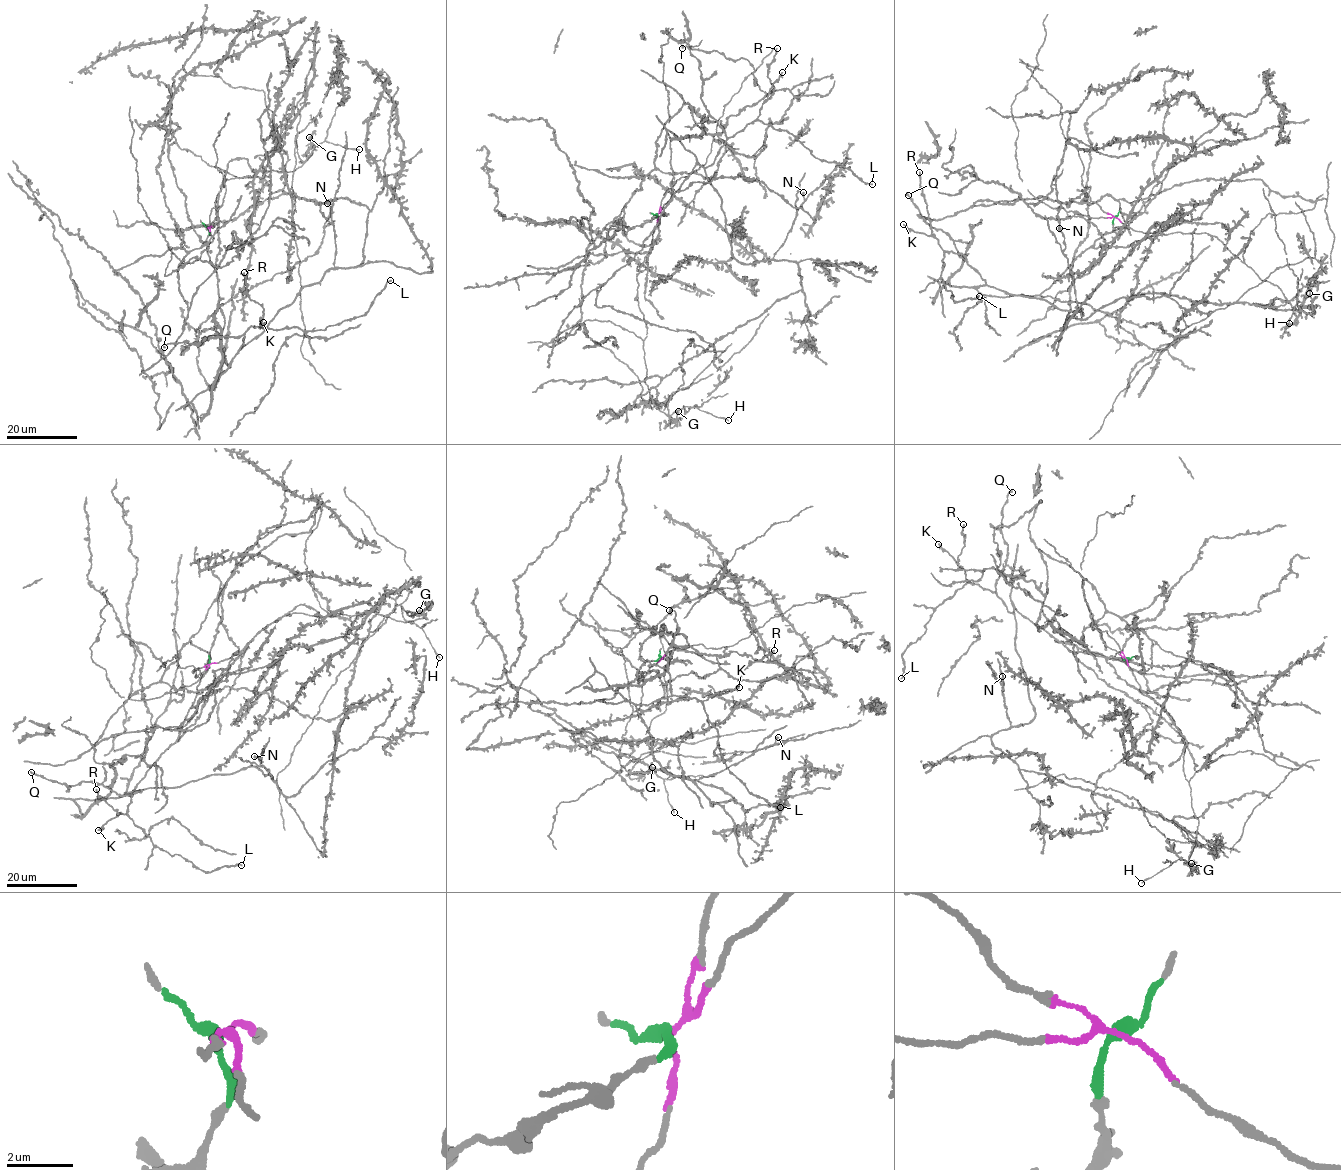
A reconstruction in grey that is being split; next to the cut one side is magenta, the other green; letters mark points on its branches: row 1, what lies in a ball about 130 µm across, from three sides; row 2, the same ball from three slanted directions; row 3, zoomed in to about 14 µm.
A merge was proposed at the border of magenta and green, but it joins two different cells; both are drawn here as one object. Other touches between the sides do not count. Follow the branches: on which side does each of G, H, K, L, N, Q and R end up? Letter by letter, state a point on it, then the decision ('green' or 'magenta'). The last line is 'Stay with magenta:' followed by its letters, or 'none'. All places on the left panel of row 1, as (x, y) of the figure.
G: (309, 137) | magenta
H: (359, 149) | magenta
K: (263, 322) | green
L: (390, 280) | green
N: (327, 203) | green
Q: (164, 347) | green
R: (244, 272) | green
Stay with magenta: G, H

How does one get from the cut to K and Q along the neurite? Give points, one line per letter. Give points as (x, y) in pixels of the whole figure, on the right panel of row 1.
K: (1115, 216), (1112, 230), (1038, 295), (998, 297), (977, 290), (986, 281), (963, 255), (904, 224)
Q: (1115, 216), (1112, 230), (1051, 286), (999, 297), (977, 290), (985, 279), (908, 194)

